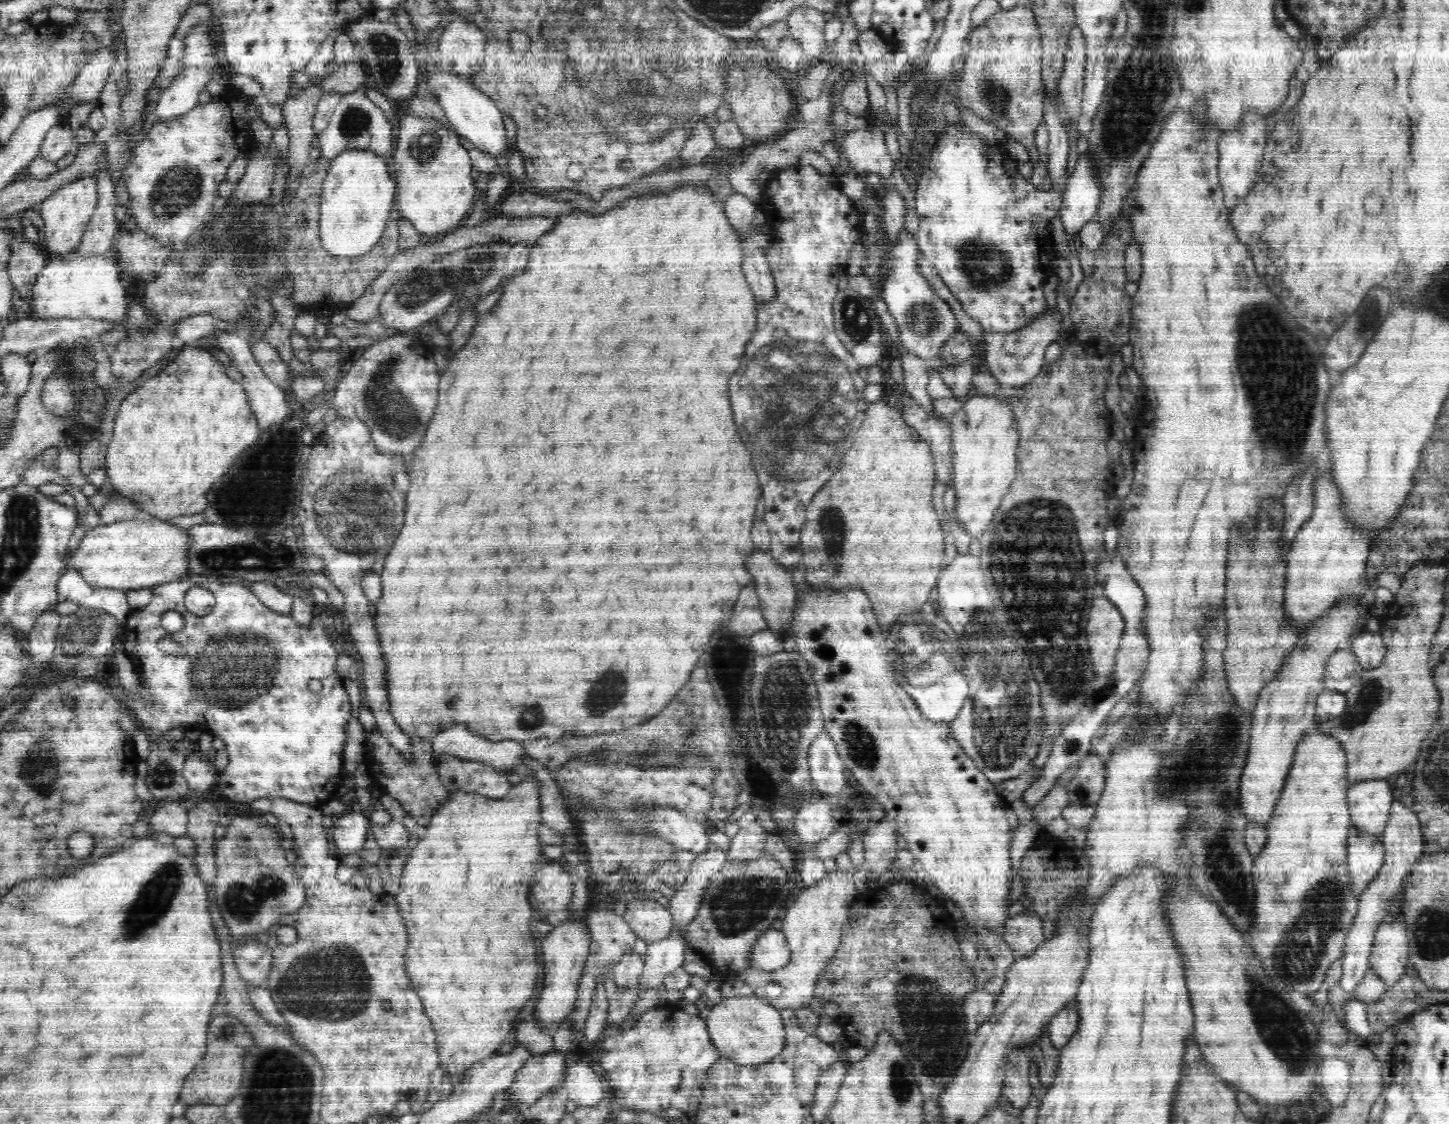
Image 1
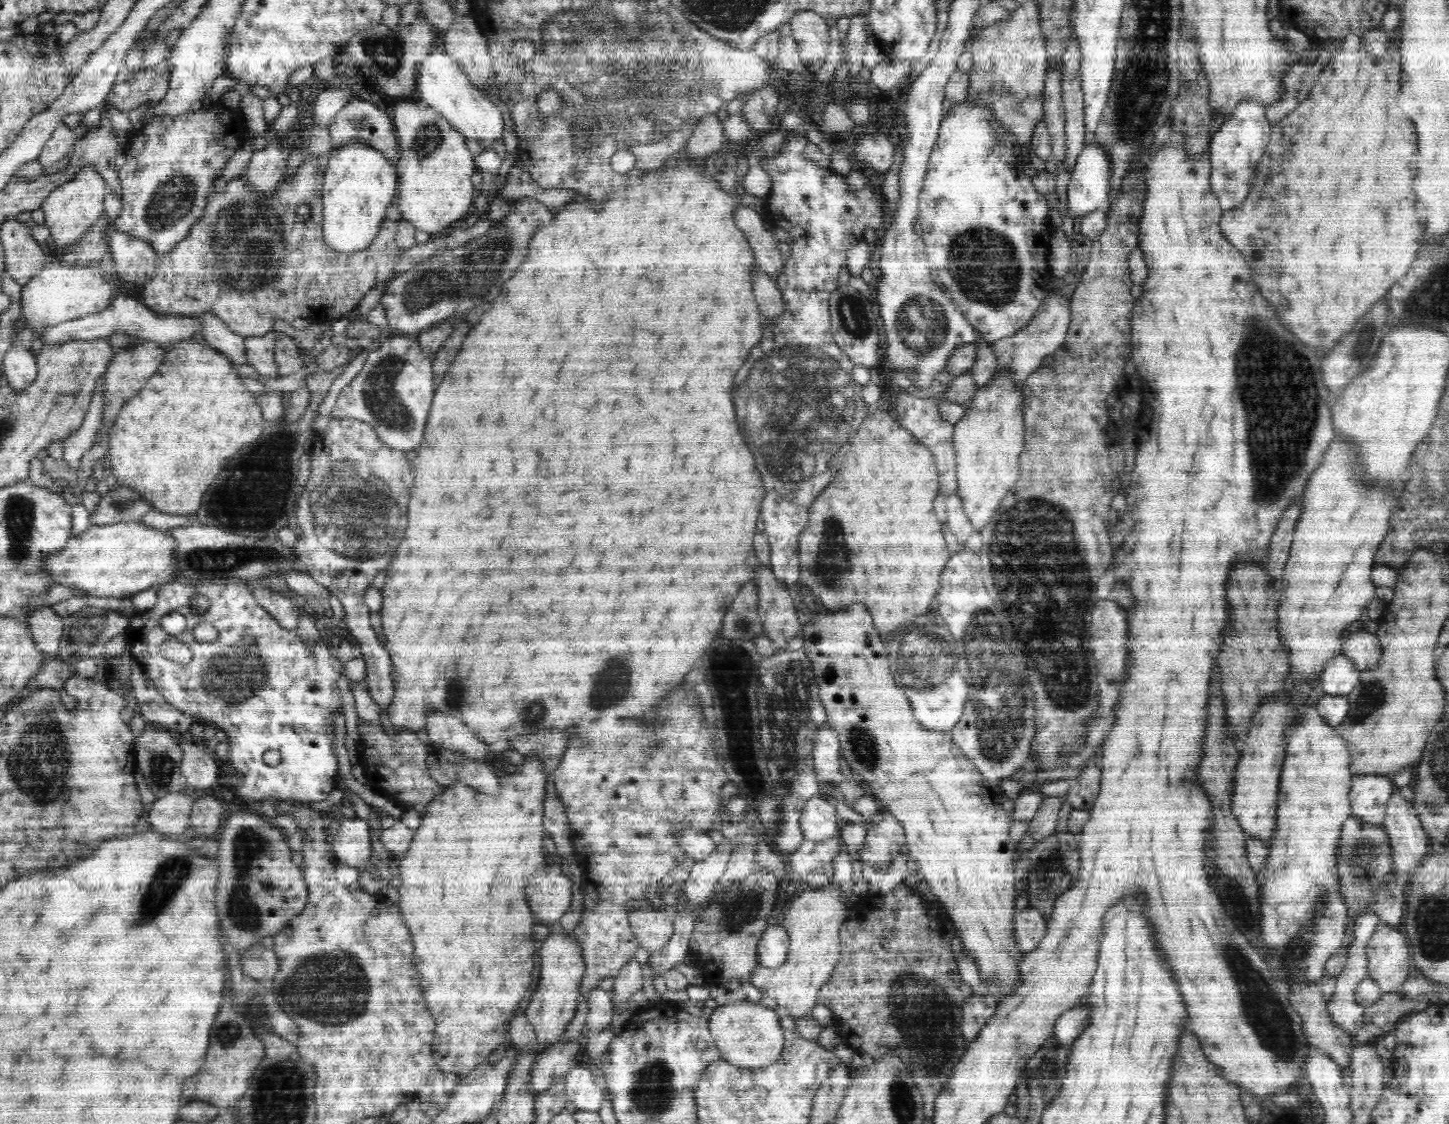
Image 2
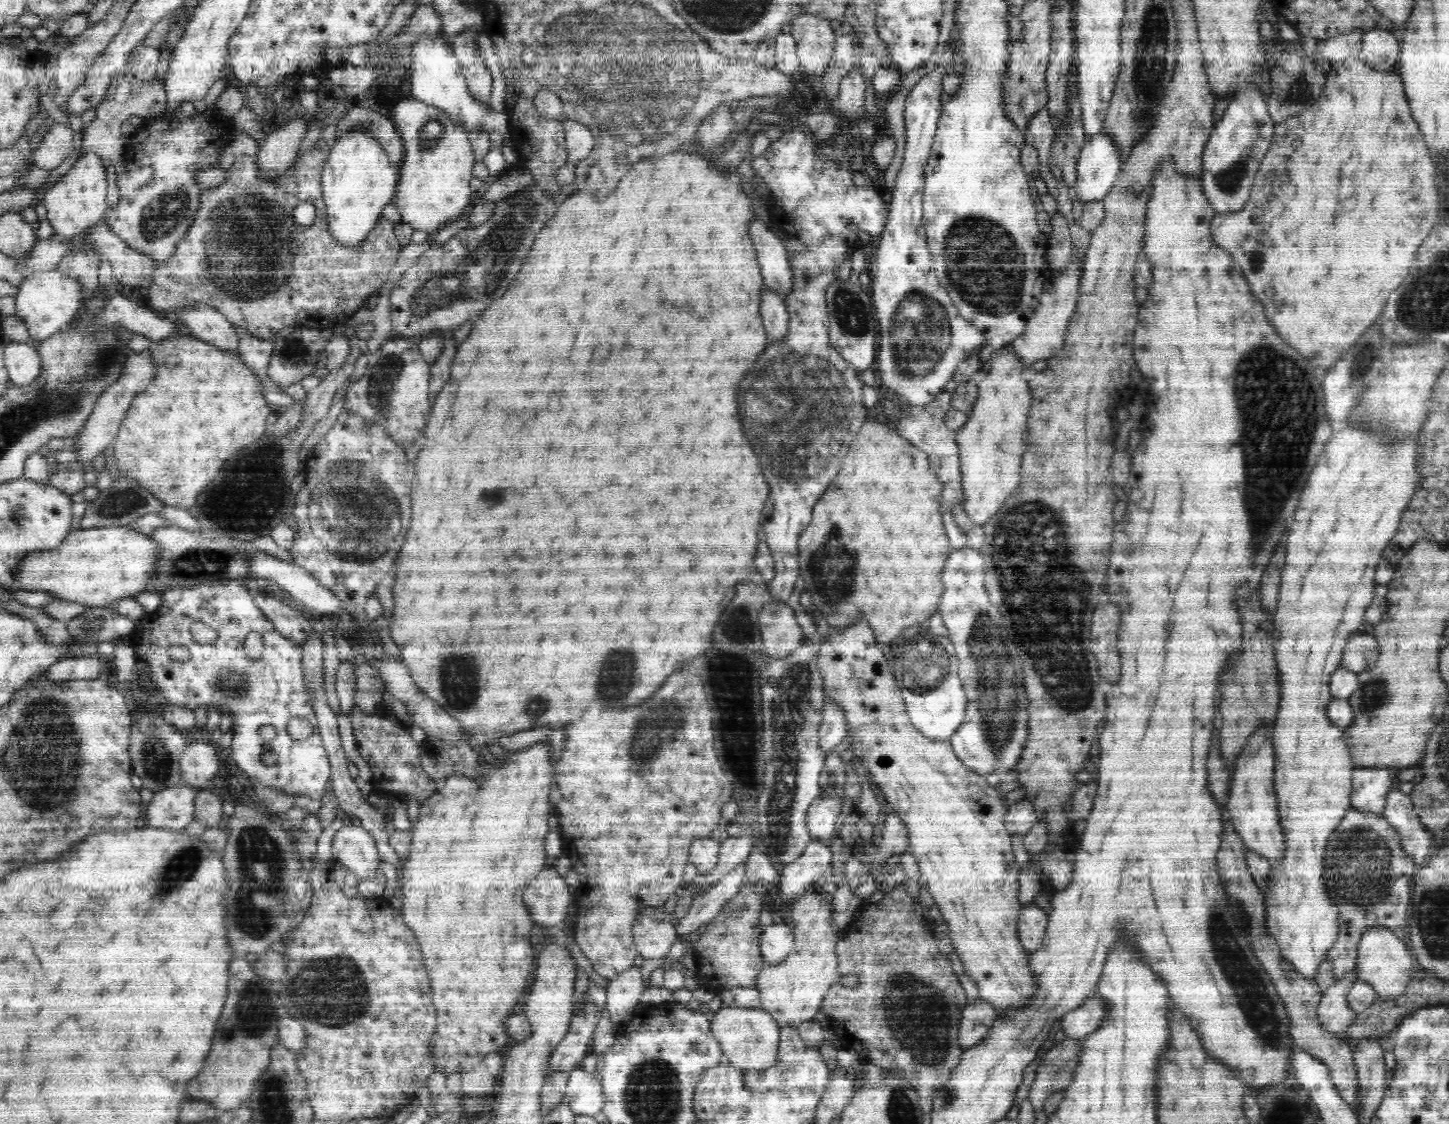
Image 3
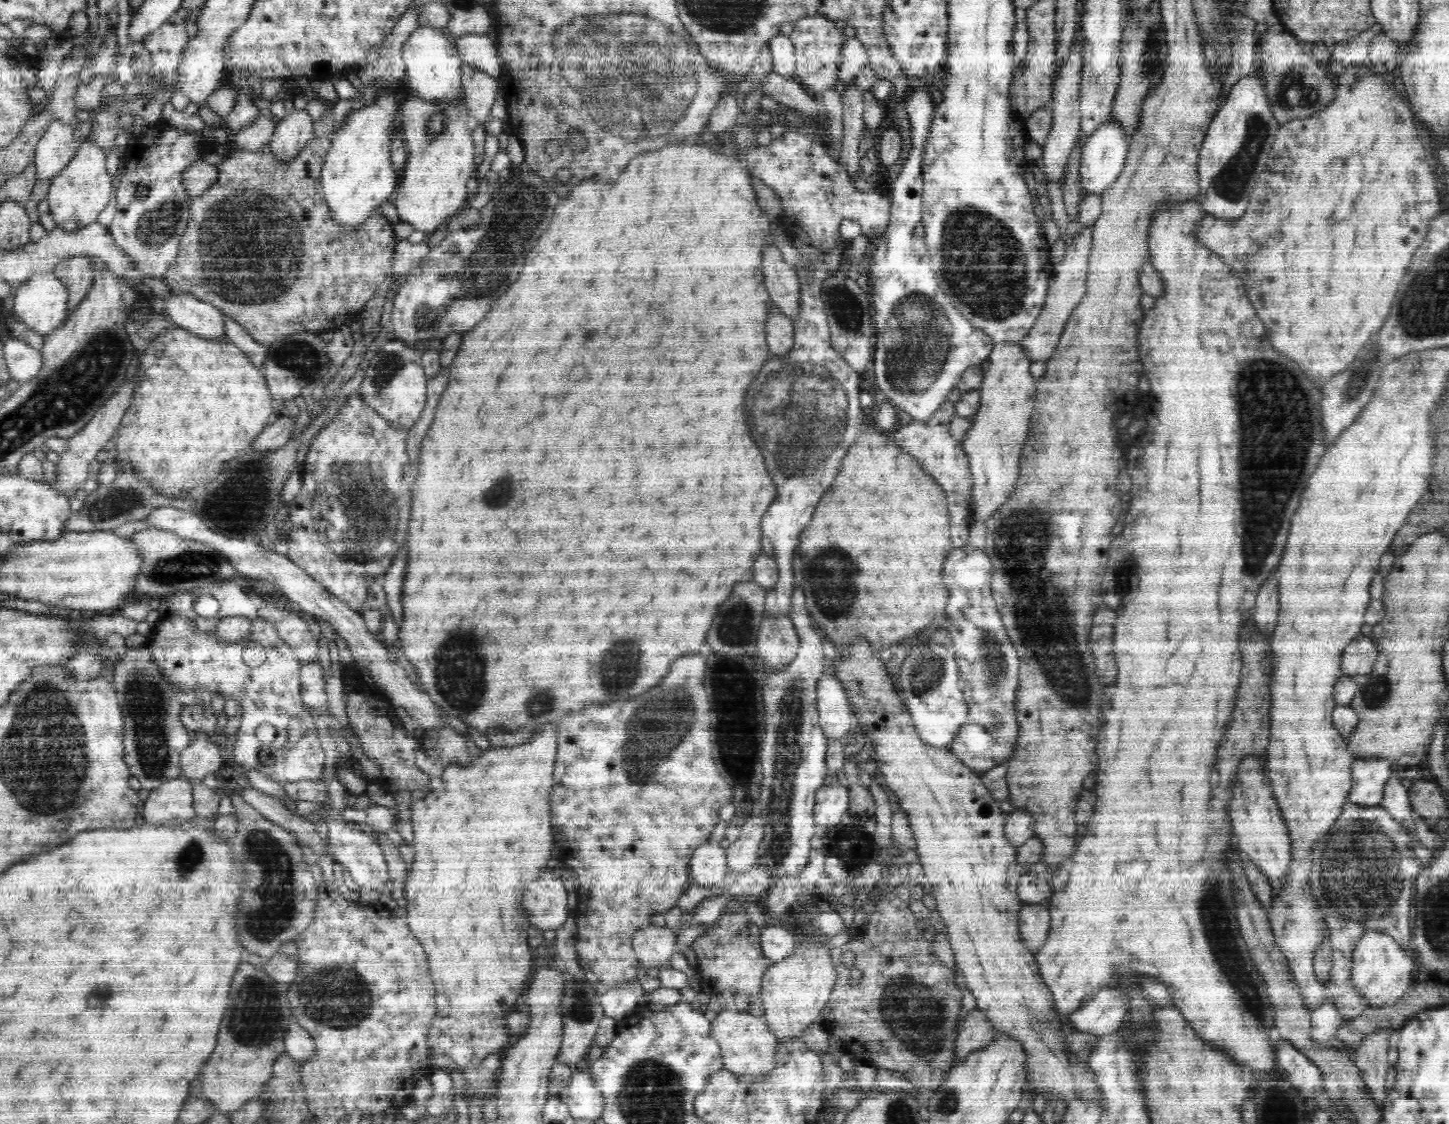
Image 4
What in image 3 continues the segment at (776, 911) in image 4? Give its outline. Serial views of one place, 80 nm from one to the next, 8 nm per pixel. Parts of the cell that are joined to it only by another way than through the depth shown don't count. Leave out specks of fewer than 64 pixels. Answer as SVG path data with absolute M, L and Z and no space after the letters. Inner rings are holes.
M820 841L808 842L804 854L792 864L786 864L780 868L778 896L782 902L801 897L810 889L816 887L818 876L827 876L832 862L832 851Z

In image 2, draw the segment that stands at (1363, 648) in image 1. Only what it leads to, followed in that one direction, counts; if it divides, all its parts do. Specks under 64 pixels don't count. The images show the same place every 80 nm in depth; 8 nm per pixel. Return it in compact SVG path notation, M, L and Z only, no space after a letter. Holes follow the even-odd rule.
M1359 627L1344 638L1341 653L1352 660L1360 672L1374 669L1381 661L1382 648L1380 640L1376 636Z

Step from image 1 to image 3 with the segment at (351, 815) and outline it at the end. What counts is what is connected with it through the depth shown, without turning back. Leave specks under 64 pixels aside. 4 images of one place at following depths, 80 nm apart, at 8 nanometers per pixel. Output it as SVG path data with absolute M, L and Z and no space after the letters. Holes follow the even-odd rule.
M342 826L334 835L331 852L333 860L349 868L360 881L378 878L380 855L374 837L362 826Z

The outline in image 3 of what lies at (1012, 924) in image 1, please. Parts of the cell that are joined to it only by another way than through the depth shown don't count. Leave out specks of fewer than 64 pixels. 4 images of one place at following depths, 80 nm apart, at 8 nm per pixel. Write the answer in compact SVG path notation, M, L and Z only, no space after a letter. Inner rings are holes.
M1032 904L1020 909L1018 919L1017 933L1024 949L1030 953L1038 950L1046 934L1049 914Z

